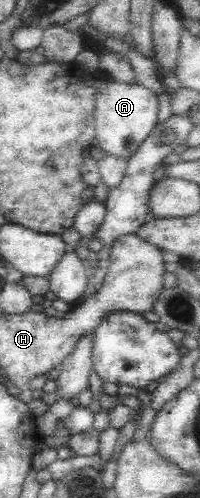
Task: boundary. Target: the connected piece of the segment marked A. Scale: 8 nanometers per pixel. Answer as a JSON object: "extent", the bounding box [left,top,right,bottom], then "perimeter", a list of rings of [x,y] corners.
{"extent":[95,76,158,159],"perimeter":[[[105,76],[95,95],[95,138],[106,154],[129,159],[157,125],[158,101],[150,88]]]}

